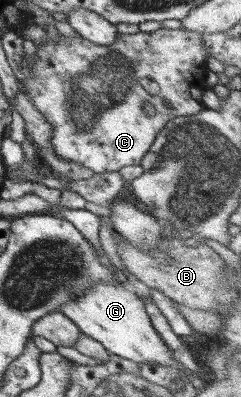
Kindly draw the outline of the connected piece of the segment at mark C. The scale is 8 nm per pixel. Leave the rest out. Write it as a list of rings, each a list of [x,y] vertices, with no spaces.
[[[159,28],[153,32],[139,32],[131,34],[118,35],[118,39],[111,45],[97,45],[92,41],[83,39],[82,36],[66,37],[61,36],[58,39],[47,38],[45,46],[37,46],[37,57],[34,65],[28,65],[23,55],[22,71],[27,78],[26,86],[29,91],[29,99],[35,104],[36,108],[47,118],[52,125],[52,146],[53,153],[65,161],[73,161],[91,169],[94,174],[105,171],[117,171],[130,165],[140,165],[142,158],[149,152],[157,134],[164,128],[164,125],[173,118],[181,116],[190,116],[199,113],[205,106],[202,102],[203,92],[209,87],[205,84],[205,74],[208,70],[206,61],[208,51],[205,49],[202,33],[198,31],[186,30],[185,28],[168,29]]]

